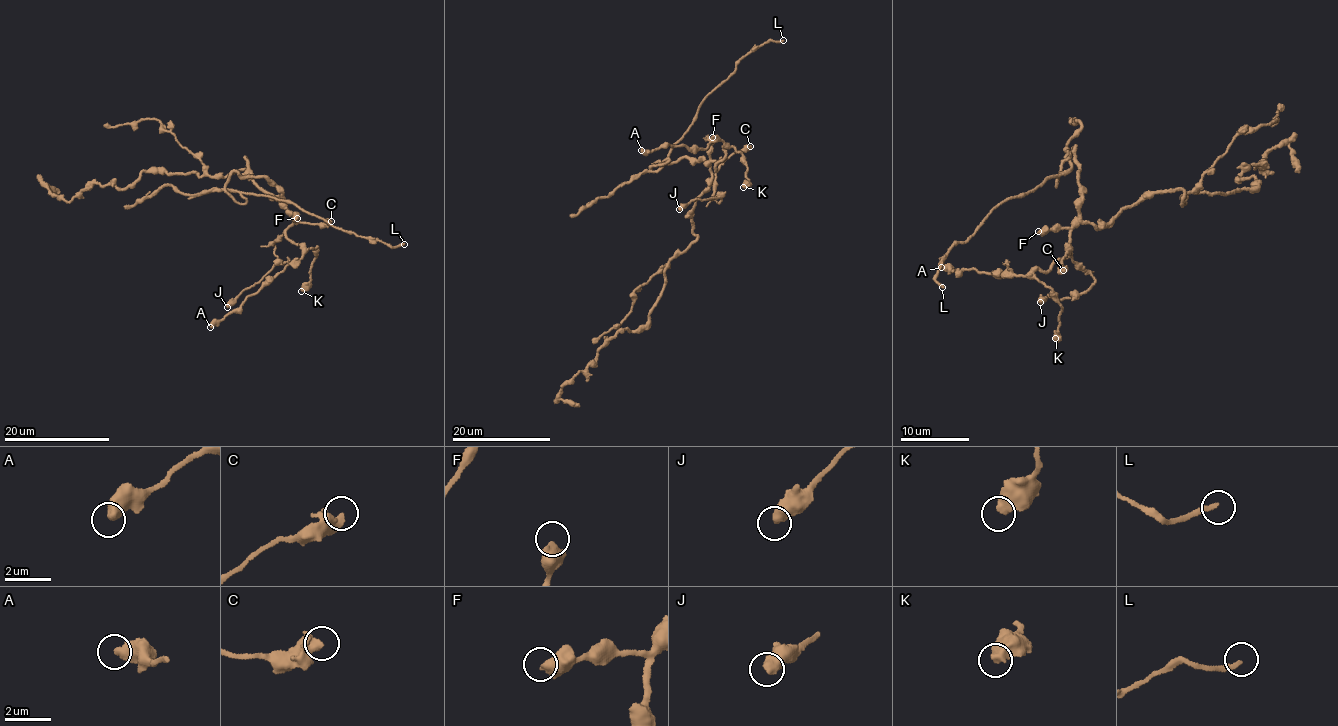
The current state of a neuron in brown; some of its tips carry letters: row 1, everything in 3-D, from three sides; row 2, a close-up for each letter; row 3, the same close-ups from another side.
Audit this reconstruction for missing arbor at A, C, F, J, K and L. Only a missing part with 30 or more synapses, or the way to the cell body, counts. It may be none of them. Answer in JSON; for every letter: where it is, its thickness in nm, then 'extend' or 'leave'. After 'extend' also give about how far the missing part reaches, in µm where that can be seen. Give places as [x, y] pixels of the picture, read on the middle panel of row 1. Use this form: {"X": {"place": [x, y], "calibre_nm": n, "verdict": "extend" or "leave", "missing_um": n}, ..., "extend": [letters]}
{"A": {"place": [641, 150], "calibre_nm": 500, "verdict": "leave"}, "C": {"place": [750, 146], "calibre_nm": 400, "verdict": "leave"}, "F": {"place": [712, 137], "calibre_nm": 550, "verdict": "leave"}, "J": {"place": [679, 209], "calibre_nm": 550, "verdict": "leave"}, "K": {"place": [743, 187], "calibre_nm": 550, "verdict": "leave"}, "L": {"place": [783, 40], "calibre_nm": 200, "verdict": "extend", "missing_um": 120}, "extend": ["L"]}

